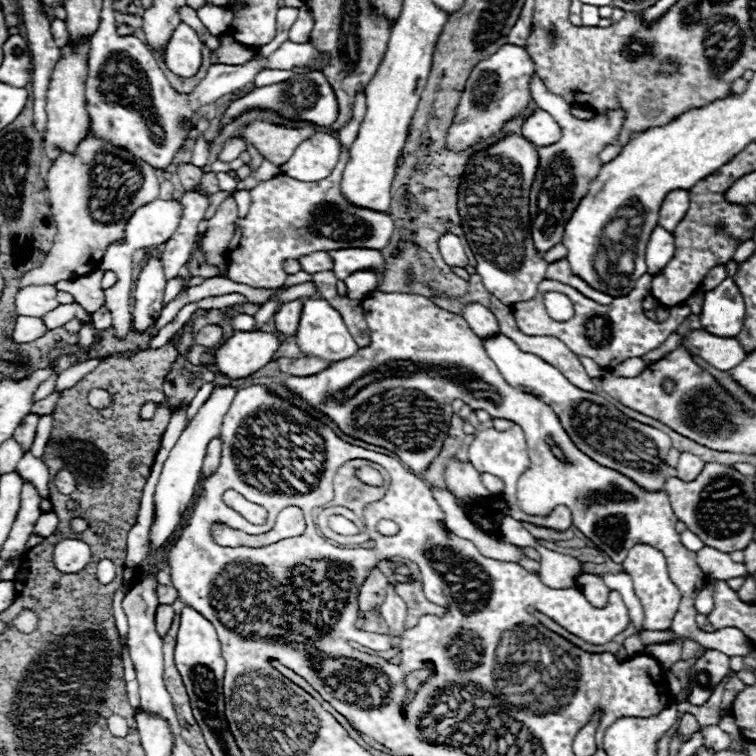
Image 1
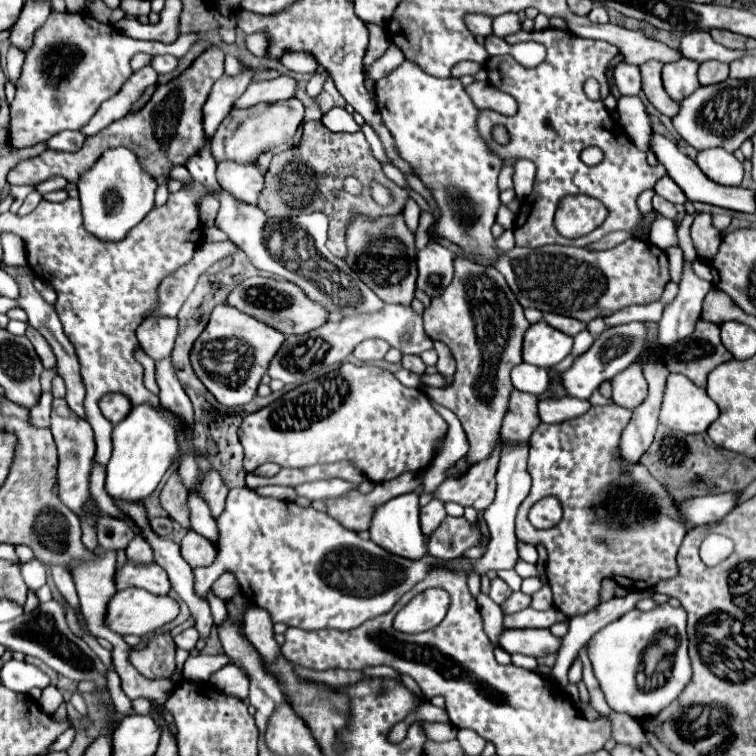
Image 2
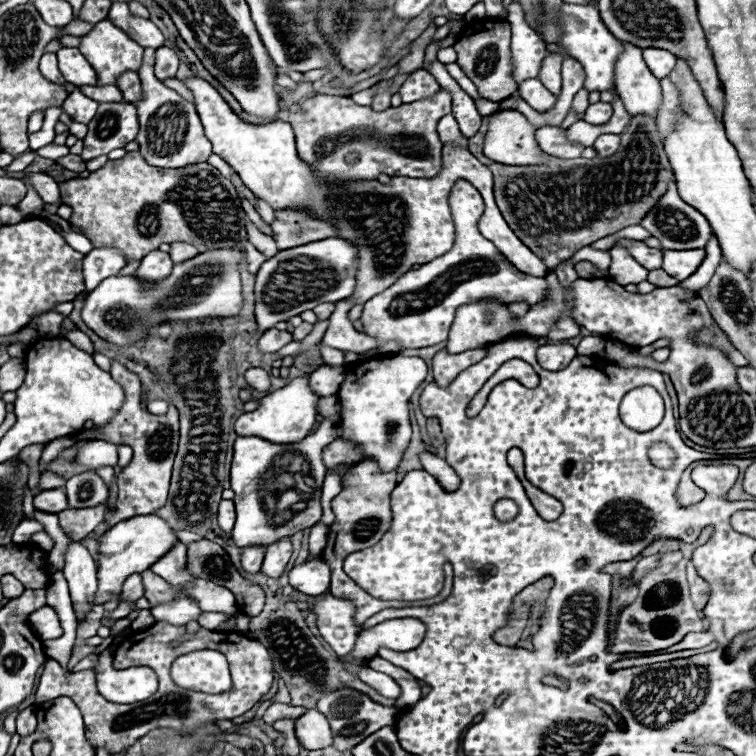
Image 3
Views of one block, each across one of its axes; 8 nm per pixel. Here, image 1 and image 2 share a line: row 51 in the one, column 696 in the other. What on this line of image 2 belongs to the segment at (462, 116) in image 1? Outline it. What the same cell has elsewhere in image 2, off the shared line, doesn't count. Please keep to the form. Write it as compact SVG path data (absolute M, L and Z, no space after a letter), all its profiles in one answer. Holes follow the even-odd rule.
M738 492L700 496L700 498L690 498L684 504L678 504L678 508L688 522L688 528L694 528L700 524L712 524L716 520L722 520L736 508L736 498Z

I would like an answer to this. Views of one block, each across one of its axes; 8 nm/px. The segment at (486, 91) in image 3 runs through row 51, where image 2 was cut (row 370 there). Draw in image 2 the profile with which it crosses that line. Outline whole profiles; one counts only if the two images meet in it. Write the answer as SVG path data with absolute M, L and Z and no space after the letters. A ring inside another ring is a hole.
M460 256L454 258L454 278L450 286L440 298L432 300L422 318L426 334L432 340L442 340L456 360L454 384L446 390L426 386L424 392L458 416L470 442L466 456L470 464L476 464L488 458L488 452L498 440L508 398L514 390L510 370L522 362L522 338L530 324L506 278L496 268Z

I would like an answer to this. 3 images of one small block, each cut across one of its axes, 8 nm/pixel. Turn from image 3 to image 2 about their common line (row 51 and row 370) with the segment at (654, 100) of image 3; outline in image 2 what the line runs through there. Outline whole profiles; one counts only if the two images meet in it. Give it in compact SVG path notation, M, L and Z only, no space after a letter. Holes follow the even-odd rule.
M632 364L612 378L612 402L614 404L634 410L646 400L646 396L648 396L648 384L640 366Z

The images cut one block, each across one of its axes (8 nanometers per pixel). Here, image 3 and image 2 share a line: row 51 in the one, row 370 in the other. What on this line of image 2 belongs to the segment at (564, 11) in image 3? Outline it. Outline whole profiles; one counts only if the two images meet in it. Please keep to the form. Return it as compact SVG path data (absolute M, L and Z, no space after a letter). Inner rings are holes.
M628 322L628 324L622 324L622 326L606 328L594 340L594 344L584 354L580 354L566 372L560 374L562 388L572 398L588 400L592 396L592 392L602 382L612 380L618 372L622 372L624 368L634 364L636 362L636 354L640 354L640 350L644 350L644 324L642 322Z

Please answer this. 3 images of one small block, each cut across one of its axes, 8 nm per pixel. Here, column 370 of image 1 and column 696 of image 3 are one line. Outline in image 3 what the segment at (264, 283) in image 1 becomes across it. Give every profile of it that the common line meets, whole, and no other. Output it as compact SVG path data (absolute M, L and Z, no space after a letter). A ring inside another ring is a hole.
M674 182L668 186L668 192L660 198L656 208L652 208L644 216L640 226L644 226L654 238L658 238L662 242L664 250L704 248L708 244L708 240L710 240L710 230L712 230L708 220L704 220L704 216L700 216L700 212L696 212L692 206L684 204L684 200L678 196L678 190L676 190Z

